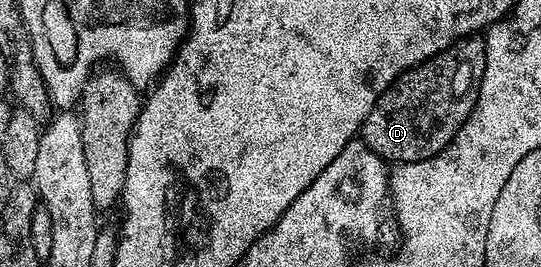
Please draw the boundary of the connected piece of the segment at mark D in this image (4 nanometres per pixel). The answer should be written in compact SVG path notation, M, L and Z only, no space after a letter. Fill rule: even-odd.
M485 40L457 42L421 66L409 79L403 80L388 99L381 102L380 108L371 113L363 125L361 140L367 149L387 163L427 161L433 154L442 152L470 118L485 73Z

